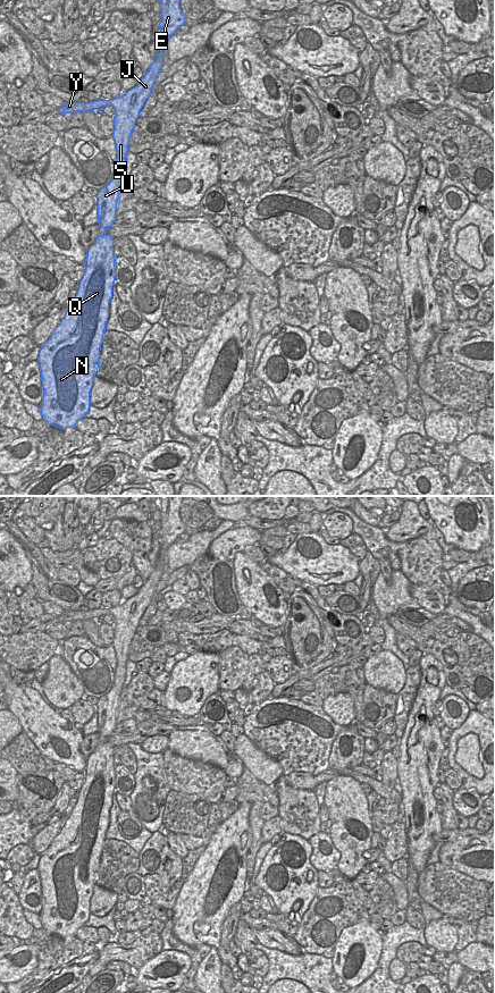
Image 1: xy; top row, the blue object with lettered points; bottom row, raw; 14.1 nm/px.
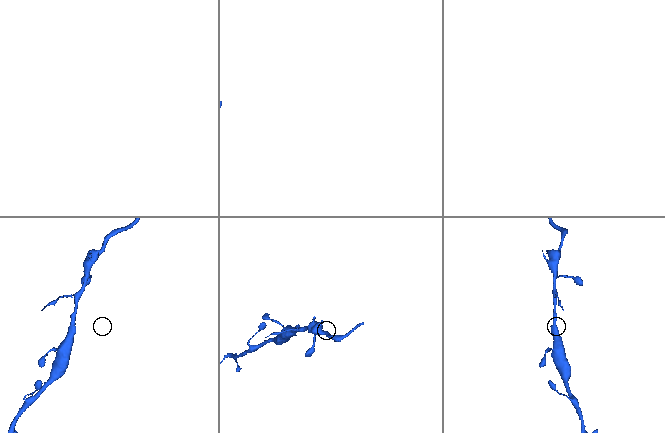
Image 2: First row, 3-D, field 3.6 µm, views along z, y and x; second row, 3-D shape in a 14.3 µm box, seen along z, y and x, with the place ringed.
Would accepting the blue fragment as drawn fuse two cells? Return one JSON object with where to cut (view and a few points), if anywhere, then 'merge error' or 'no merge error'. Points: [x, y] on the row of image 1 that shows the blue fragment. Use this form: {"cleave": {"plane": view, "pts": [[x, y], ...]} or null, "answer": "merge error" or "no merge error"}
{"cleave": {"plane": "xy", "pts": [[108, 100], [109, 103]]}, "answer": "merge error"}

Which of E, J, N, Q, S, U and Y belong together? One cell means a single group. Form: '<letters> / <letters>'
E J N Q S U / Y

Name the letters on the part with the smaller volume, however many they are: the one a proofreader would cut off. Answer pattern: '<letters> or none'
Y.

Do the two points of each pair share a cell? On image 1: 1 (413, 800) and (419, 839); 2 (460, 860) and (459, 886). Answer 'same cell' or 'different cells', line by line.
1: same cell
2: different cells

